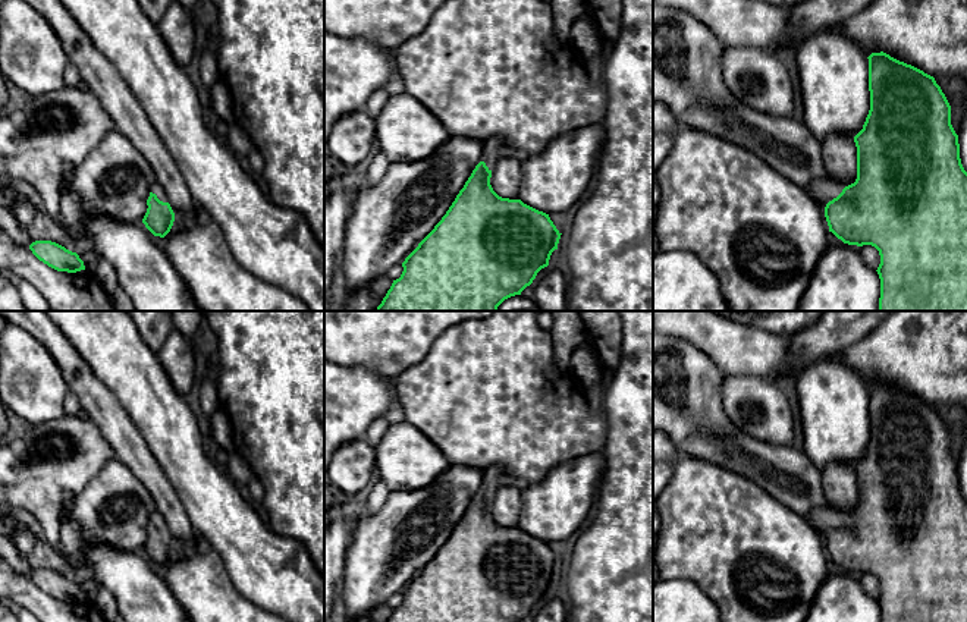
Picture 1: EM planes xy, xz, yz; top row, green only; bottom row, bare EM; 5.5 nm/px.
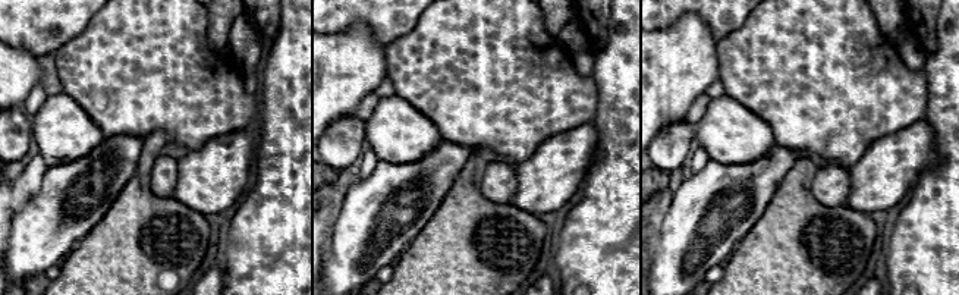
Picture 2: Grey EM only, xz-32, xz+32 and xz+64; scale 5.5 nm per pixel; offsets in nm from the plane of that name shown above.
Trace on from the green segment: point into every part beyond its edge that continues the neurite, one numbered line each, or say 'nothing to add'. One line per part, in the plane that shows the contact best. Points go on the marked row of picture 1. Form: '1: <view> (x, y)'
1: yz (822, 191)

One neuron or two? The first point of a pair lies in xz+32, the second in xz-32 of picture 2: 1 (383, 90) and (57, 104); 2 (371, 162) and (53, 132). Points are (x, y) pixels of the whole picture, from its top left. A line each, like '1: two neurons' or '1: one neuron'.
1: two neurons
2: two neurons

